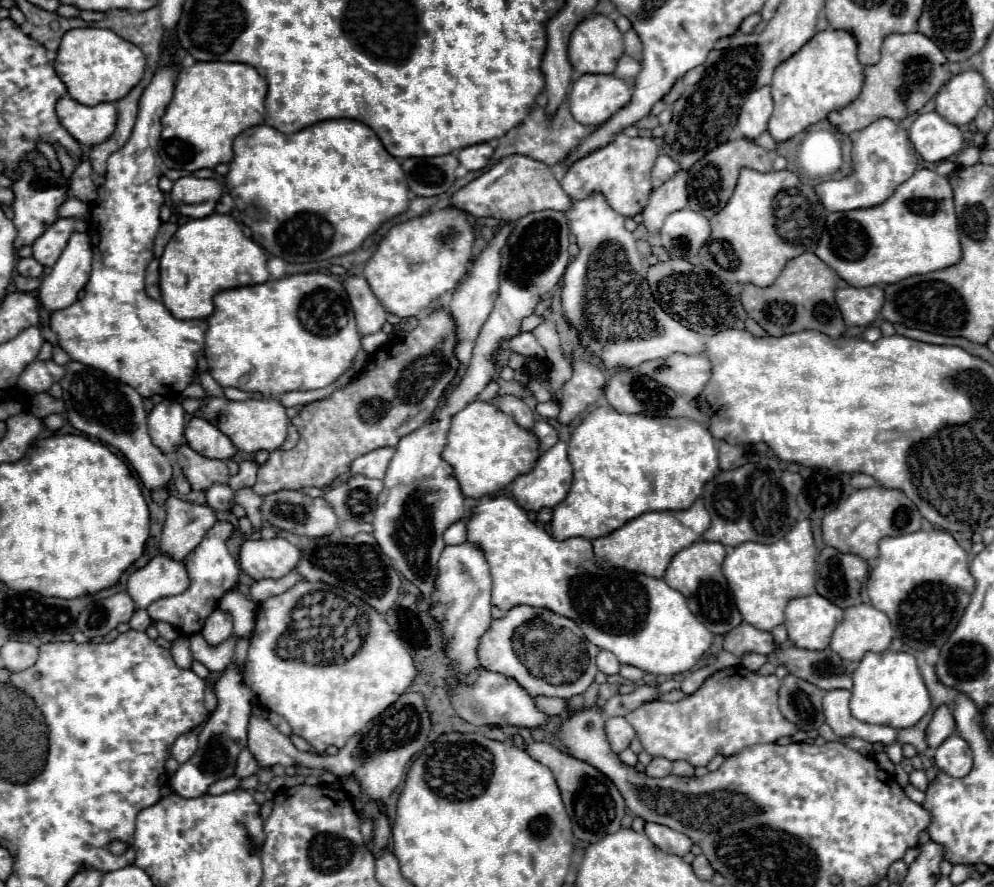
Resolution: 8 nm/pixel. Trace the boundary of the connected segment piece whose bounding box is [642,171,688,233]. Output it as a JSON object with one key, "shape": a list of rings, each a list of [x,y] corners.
{"shape":[[[678,171],[668,183],[660,185],[652,191],[650,203],[642,211],[642,225],[648,233],[658,233],[662,229],[664,219],[680,211],[688,205],[688,193],[686,193],[686,171]]]}

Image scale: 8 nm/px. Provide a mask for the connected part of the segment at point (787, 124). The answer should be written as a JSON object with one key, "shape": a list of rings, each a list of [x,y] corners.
{"shape":[[[826,29],[816,33],[796,55],[776,67],[772,79],[774,113],[768,133],[776,141],[786,141],[806,127],[828,117],[830,111],[846,107],[860,95],[864,67],[856,59],[856,39],[848,31]]]}

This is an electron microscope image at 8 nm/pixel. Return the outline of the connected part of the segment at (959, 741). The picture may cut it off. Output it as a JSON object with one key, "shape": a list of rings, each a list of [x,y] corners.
{"shape":[[[950,735],[934,755],[934,761],[940,771],[952,777],[964,777],[972,769],[972,755],[968,743],[960,735]]]}

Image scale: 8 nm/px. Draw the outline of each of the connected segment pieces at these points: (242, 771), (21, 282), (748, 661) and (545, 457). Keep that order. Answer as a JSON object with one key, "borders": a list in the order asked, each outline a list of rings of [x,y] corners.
{"borders":[[[[244,749],[244,751],[238,755],[236,775],[238,775],[240,779],[244,779],[244,777],[250,777],[250,775],[254,775],[254,773],[256,773],[256,769],[258,769],[258,763],[256,763],[254,755],[252,755],[248,749]]],[[[18,275],[14,283],[16,283],[18,291],[36,291],[40,287],[40,279],[30,279],[30,277],[22,277],[22,275]]],[[[756,653],[742,657],[742,665],[744,665],[746,669],[750,669],[750,671],[758,671],[766,661],[768,661],[766,655],[756,655]]],[[[558,441],[554,447],[550,447],[548,451],[544,451],[538,457],[538,461],[532,467],[532,471],[516,477],[510,489],[512,489],[512,495],[514,495],[514,499],[518,501],[520,507],[540,511],[542,507],[554,507],[556,503],[564,501],[564,495],[568,493],[570,483],[572,483],[572,465],[568,461],[566,443]]]]}

